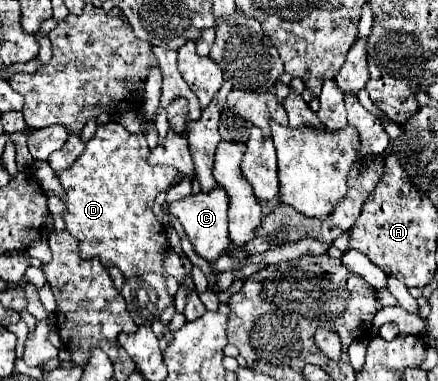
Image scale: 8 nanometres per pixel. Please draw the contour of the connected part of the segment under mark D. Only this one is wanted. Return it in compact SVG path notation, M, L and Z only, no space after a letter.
M119 122L101 124L95 136L87 142L85 152L71 164L71 168L65 168L59 172L59 180L67 192L67 200L65 200L67 214L63 216L63 220L67 224L67 232L77 240L79 254L83 258L99 256L105 268L117 266L125 278L141 276L147 272L163 274L169 296L175 296L179 284L163 268L163 254L169 250L169 240L167 240L163 224L155 218L151 208L157 194L167 190L175 182L179 172L167 166L149 166L147 158L149 158L149 146L143 134L131 134Z

